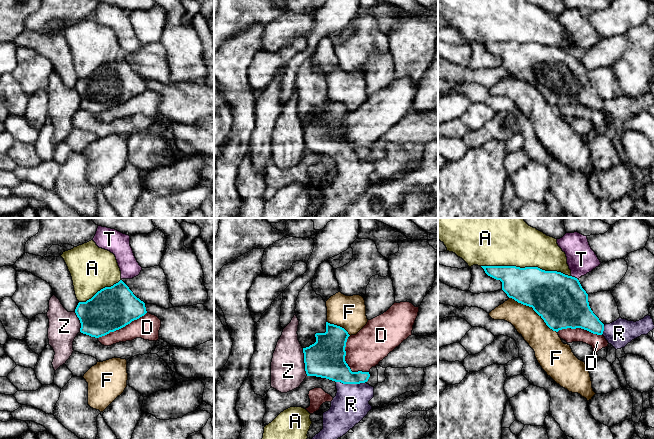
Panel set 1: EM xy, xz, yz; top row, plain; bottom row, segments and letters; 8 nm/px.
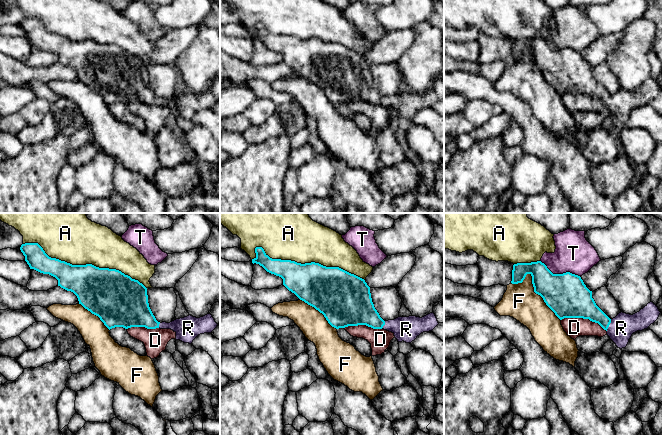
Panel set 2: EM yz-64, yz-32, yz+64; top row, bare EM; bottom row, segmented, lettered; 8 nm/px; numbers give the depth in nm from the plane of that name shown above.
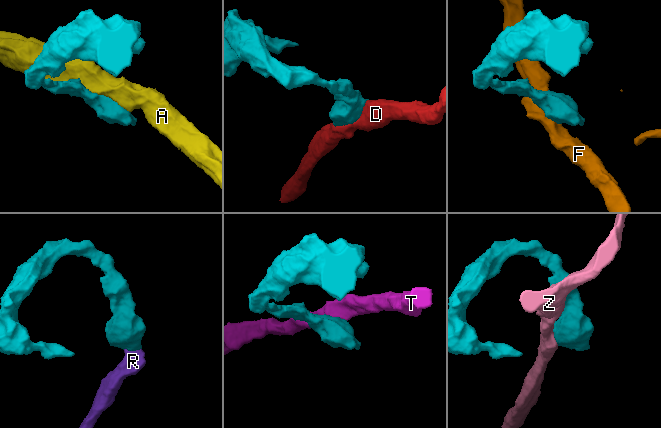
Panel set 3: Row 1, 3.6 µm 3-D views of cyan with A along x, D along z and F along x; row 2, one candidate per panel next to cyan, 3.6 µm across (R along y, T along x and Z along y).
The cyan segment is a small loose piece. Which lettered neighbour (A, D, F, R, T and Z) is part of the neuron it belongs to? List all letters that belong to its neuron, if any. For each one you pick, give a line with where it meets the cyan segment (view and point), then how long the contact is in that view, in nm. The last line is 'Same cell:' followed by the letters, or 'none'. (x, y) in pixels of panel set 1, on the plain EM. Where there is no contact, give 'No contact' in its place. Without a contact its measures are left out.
R: Touches cyan at xz (351, 159). Shared border 240 nm
Same cell: R

